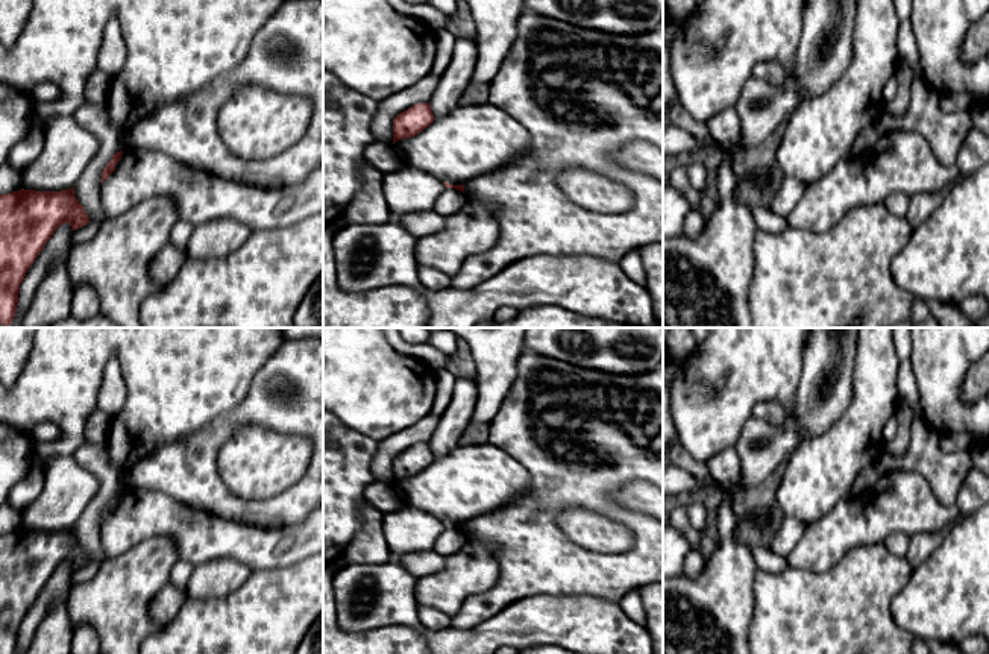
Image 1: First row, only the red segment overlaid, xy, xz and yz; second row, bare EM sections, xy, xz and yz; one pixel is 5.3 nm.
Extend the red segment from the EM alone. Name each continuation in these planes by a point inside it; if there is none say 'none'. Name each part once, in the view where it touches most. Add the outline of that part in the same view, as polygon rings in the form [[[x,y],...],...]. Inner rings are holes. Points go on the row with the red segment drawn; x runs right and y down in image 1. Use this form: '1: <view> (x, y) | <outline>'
none

